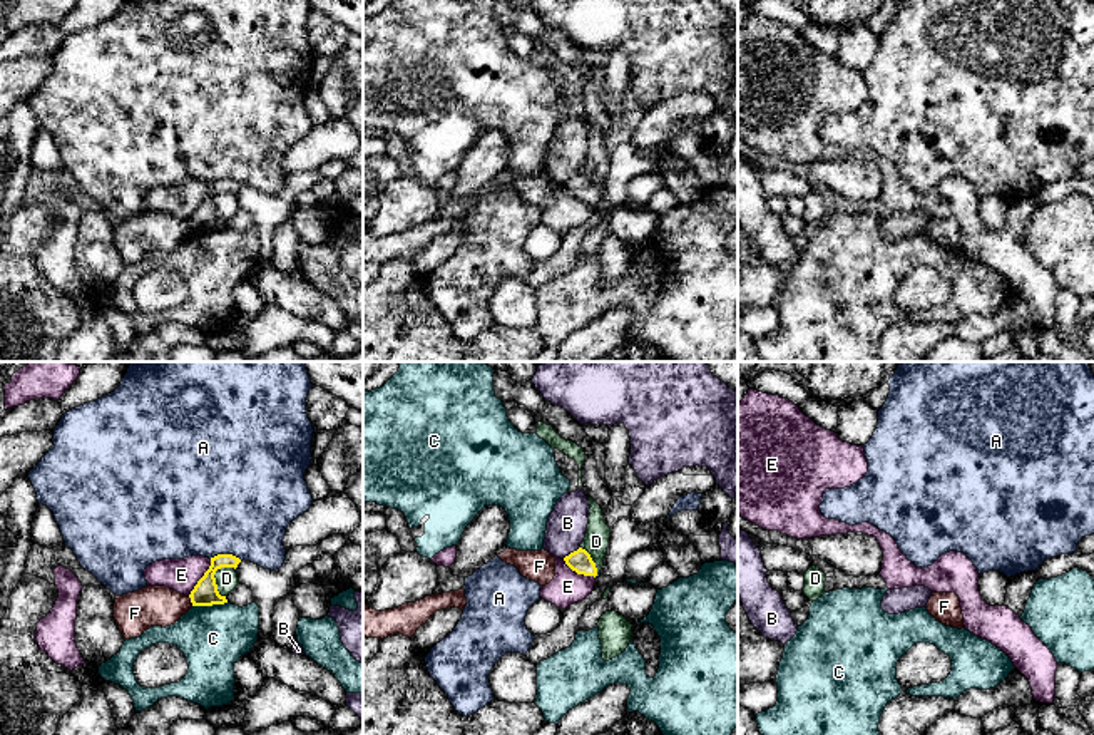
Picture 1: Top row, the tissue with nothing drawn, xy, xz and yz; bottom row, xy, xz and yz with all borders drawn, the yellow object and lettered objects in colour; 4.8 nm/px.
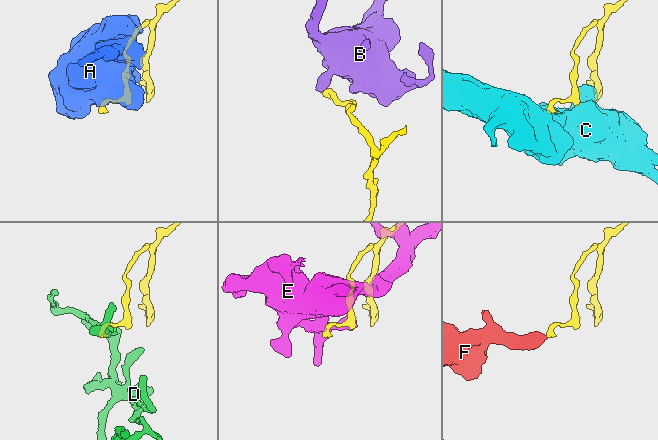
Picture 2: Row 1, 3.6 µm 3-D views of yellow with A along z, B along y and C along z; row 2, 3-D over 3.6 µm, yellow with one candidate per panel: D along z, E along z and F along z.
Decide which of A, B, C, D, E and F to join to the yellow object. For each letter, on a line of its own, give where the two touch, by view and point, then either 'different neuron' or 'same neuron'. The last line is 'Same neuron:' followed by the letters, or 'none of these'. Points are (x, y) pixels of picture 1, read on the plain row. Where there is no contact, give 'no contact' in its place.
A: contact xy (226, 179); different neuron
B: contact xz (571, 178); different neuron
C: contact xy (209, 230); different neuron
D: contact xy (213, 201); different neuron
E: contact xy (201, 203); different neuron
F: contact xy (191, 226); different neuron
Same neuron: none of these

